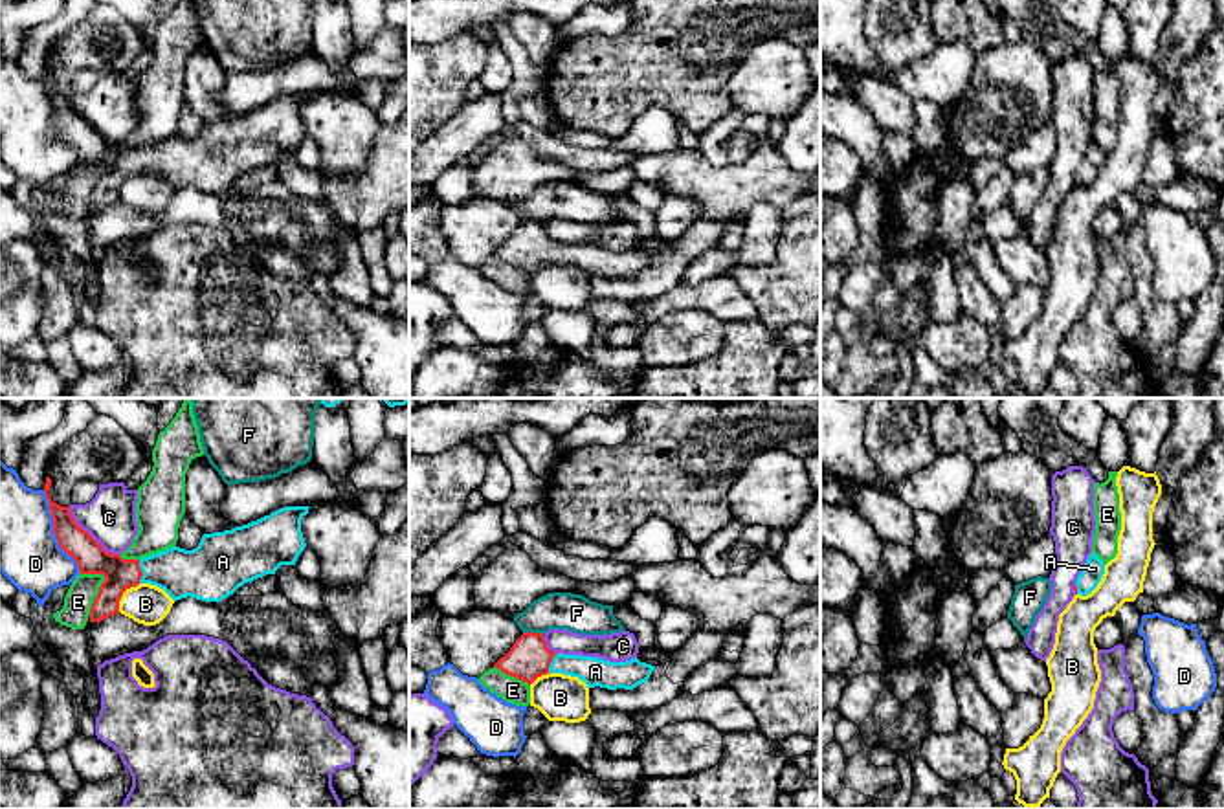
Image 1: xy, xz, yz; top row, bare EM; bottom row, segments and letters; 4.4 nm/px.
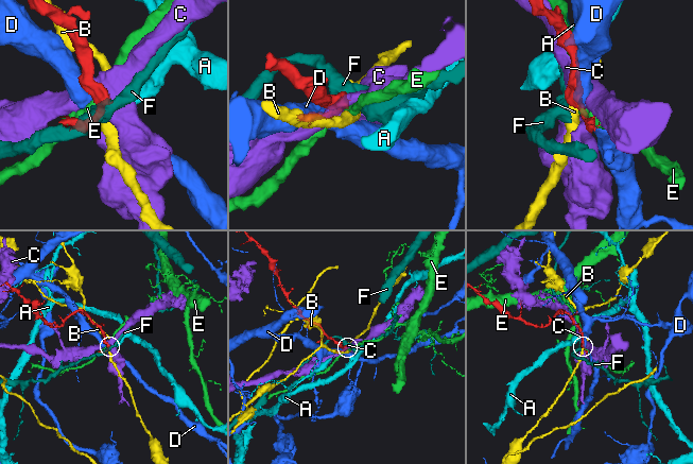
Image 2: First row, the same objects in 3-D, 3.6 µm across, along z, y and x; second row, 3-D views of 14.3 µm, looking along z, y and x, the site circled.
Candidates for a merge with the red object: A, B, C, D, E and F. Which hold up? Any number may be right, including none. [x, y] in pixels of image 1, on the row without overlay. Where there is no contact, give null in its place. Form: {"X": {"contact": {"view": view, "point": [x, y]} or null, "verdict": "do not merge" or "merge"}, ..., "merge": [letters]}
{"A": {"contact": {"view": "xy", "point": [140, 160]}, "verdict": "merge"}, "B": {"contact": {"view": "xy", "point": [122, 184]}, "verdict": "do not merge"}, "C": {"contact": {"view": "xy", "point": [89, 123]}, "verdict": "do not merge"}, "D": {"contact": {"view": "xy", "point": [54, 120]}, "verdict": "do not merge"}, "E": {"contact": {"view": "xy", "point": [101, 173]}, "verdict": "do not merge"}, "F": {"contact": {"view": "xz", "point": [534, 222]}, "verdict": "do not merge"}, "merge": ["A"]}

